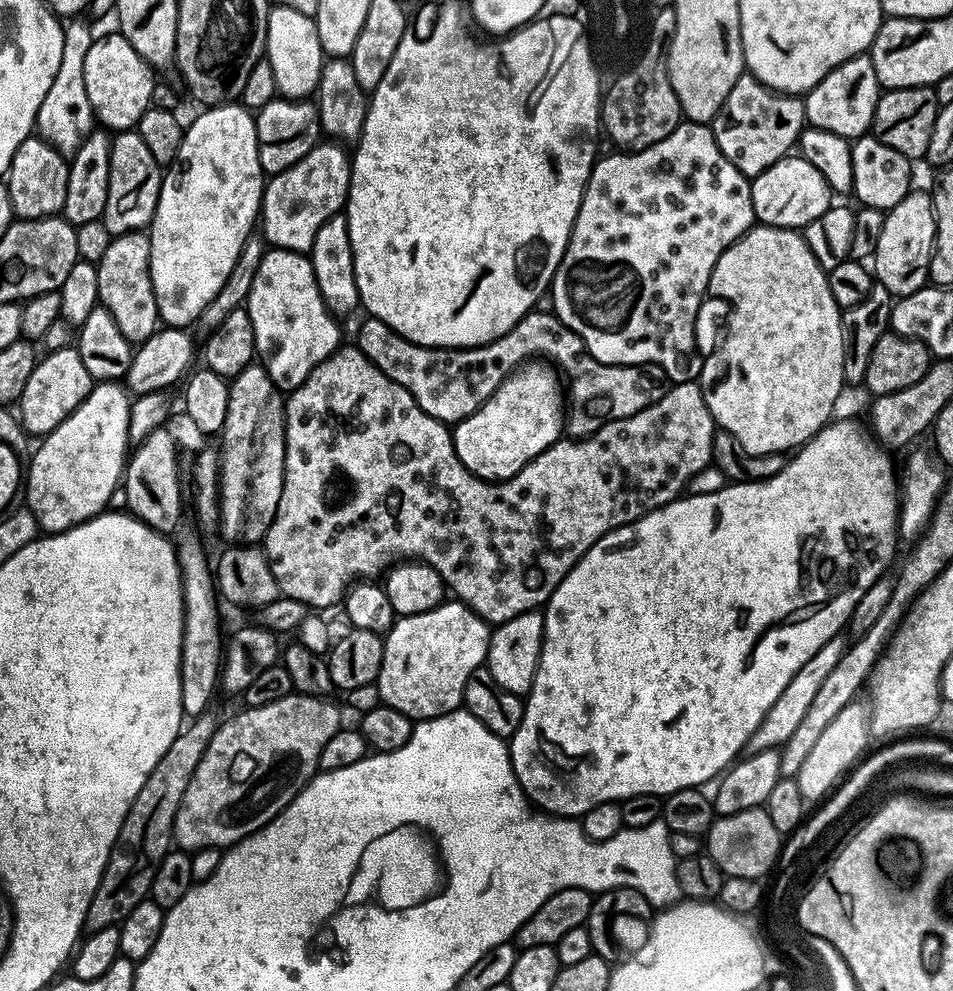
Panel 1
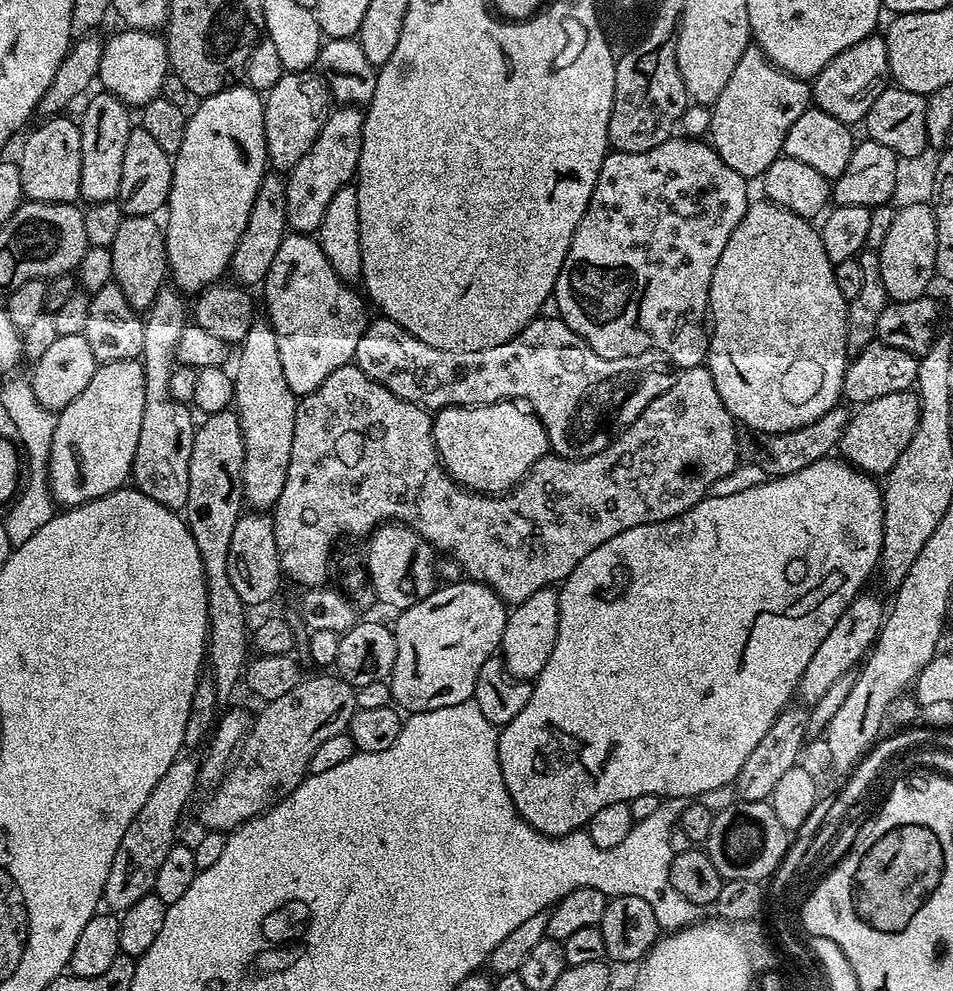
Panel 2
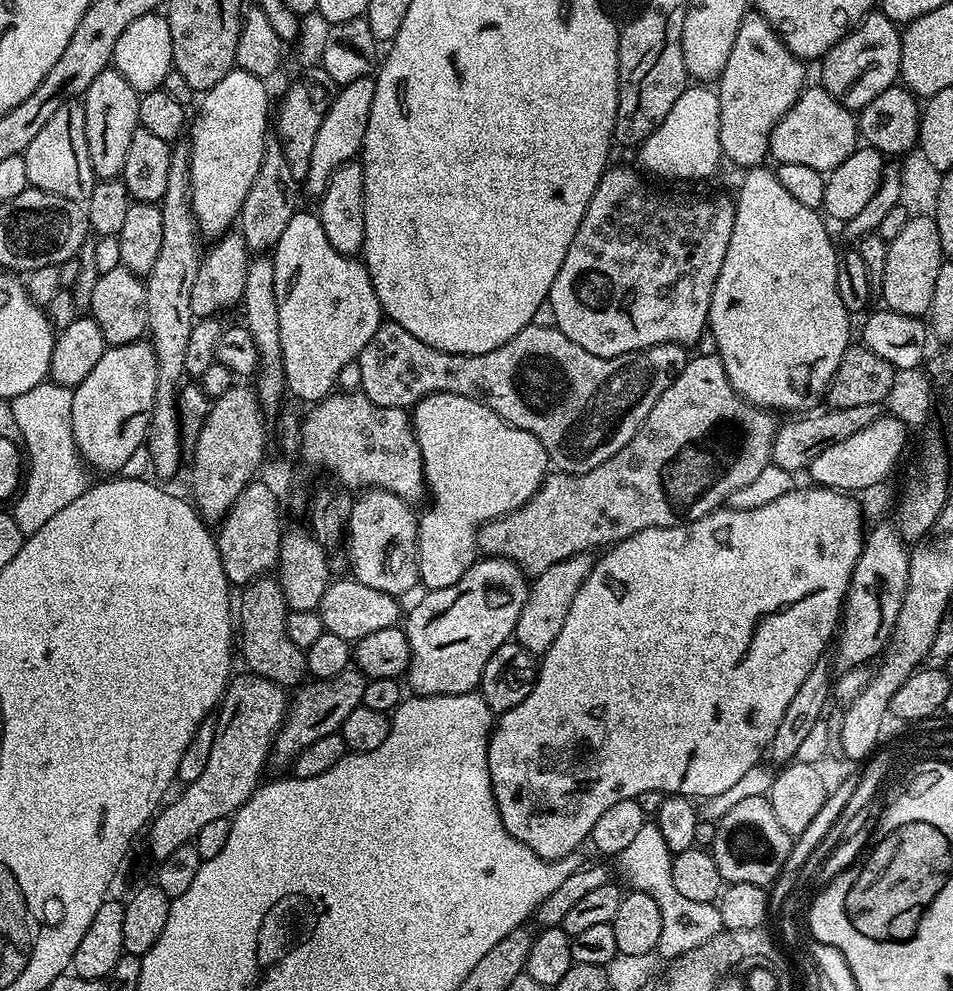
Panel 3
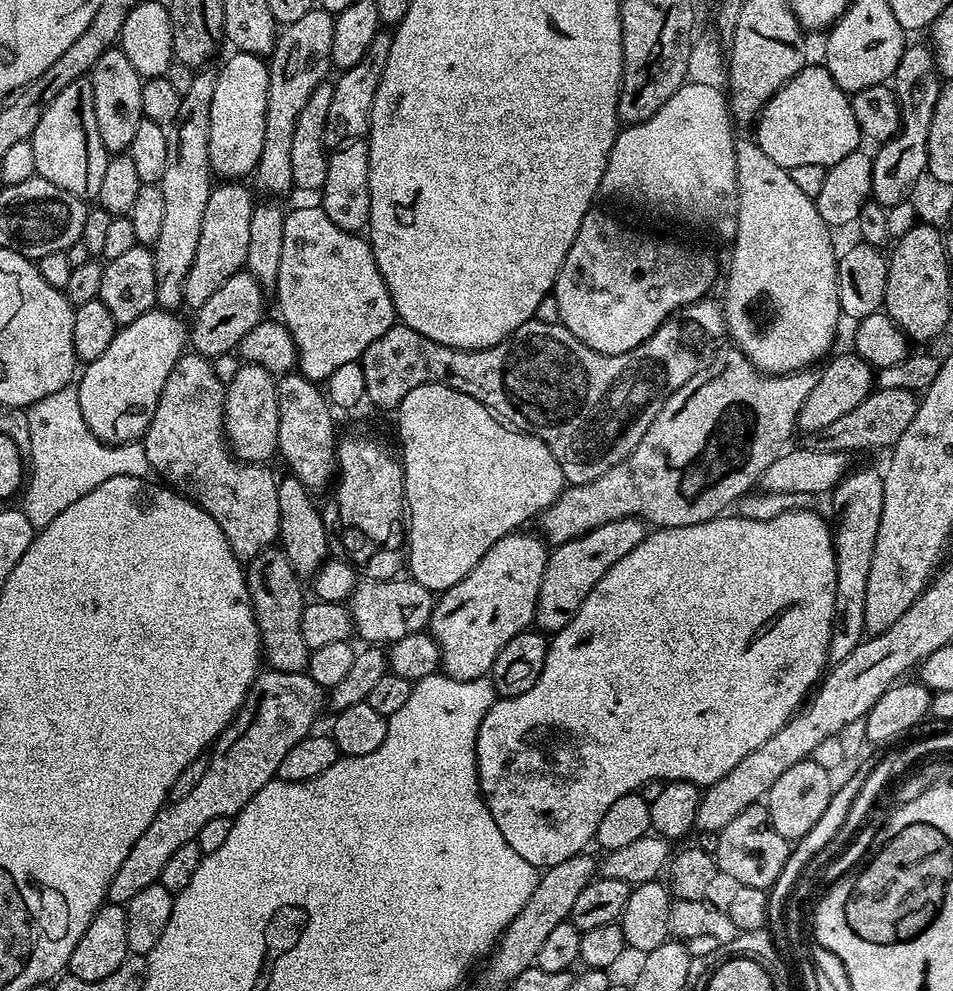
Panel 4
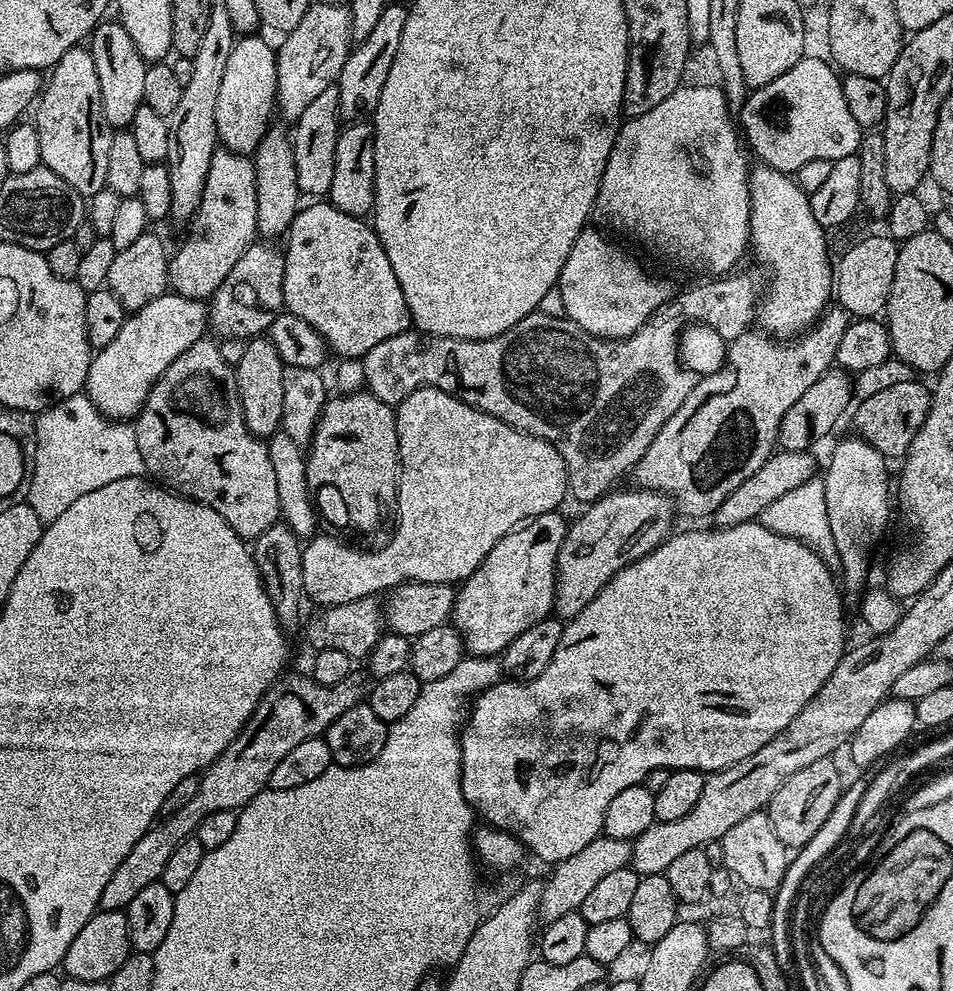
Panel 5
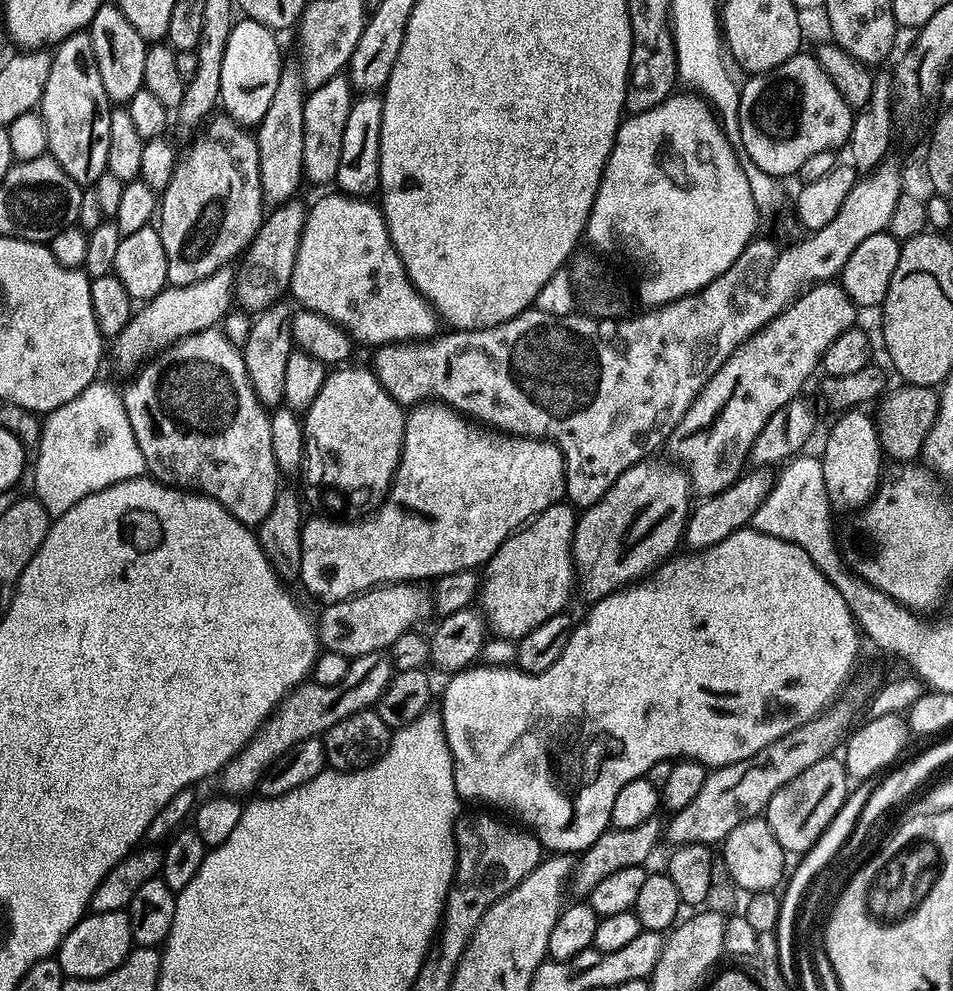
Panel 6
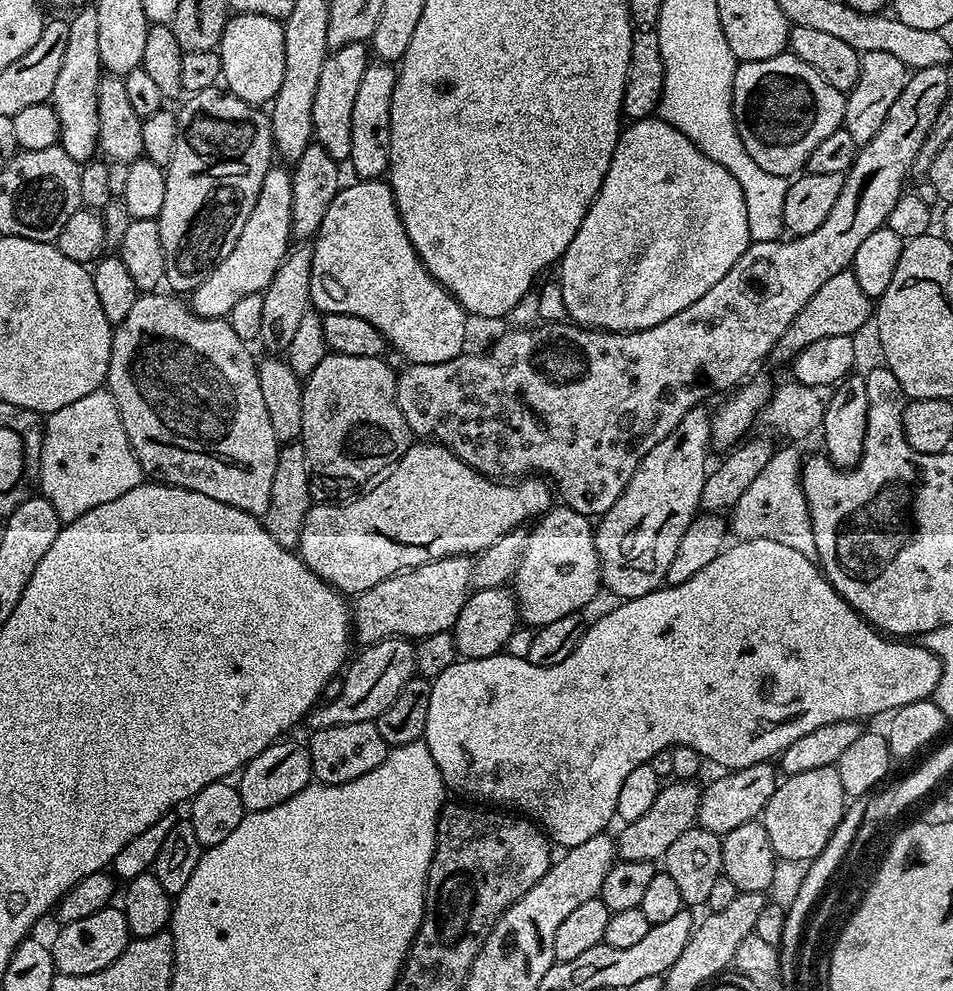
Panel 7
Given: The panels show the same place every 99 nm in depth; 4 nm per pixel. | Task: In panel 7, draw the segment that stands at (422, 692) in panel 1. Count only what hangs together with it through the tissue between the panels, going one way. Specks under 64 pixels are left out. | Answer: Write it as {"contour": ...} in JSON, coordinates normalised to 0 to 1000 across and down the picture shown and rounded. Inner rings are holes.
{"contour":[[[580,511],[566,522],[562,531],[559,537],[553,538],[554,546],[539,580],[545,625],[559,635],[612,616],[632,593],[625,539],[618,522],[595,511]]]}

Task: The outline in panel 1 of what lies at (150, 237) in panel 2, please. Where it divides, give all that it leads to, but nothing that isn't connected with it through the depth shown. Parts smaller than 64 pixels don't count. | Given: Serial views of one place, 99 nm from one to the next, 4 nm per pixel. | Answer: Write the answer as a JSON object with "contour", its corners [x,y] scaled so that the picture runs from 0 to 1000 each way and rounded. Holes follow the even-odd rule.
{"contour":[[[154,233],[133,234],[118,239],[111,256],[100,263],[103,272],[103,297],[105,307],[120,317],[128,337],[141,349],[156,343],[169,326],[168,314],[164,308],[164,298],[157,274],[157,244]]]}

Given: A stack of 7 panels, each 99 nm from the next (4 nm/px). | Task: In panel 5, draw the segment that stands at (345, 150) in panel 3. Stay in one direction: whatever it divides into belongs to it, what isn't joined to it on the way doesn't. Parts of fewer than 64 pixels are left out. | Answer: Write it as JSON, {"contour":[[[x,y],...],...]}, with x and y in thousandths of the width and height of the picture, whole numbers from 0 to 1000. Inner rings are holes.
{"contour":[[[408,2],[397,17],[391,32],[366,51],[357,72],[357,80],[350,86],[355,91],[357,116],[362,122],[373,122],[381,118],[378,117],[381,113],[393,114],[397,99],[401,99],[401,87],[405,87],[405,79],[409,76],[409,67],[413,67],[413,54],[418,54],[418,46],[425,43],[424,31],[427,33],[429,28],[428,8]]]}

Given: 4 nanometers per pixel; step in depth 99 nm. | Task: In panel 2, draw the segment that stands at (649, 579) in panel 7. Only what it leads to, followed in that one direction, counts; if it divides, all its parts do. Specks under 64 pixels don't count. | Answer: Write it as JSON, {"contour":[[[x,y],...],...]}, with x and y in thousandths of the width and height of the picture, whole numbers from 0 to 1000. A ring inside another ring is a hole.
{"contour":[[[582,592],[570,593],[565,595],[565,599],[556,599],[552,607],[540,610],[534,617],[523,658],[531,676],[539,685],[558,688],[565,680],[569,680],[569,672],[577,668],[577,656],[581,656],[581,648],[586,644],[587,623],[588,598]]]}

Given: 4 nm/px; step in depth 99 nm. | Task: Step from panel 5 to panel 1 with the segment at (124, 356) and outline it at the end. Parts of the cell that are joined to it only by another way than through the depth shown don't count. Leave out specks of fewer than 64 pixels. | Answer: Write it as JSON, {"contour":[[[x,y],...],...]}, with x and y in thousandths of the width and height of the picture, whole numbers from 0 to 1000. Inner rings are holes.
{"contour":[[[101,385],[98,386],[94,398],[90,398],[90,402],[86,407],[70,420],[61,431],[51,436],[37,449],[34,464],[27,469],[27,496],[29,492],[29,505],[27,511],[33,514],[38,525],[42,528],[43,534],[47,538],[54,539],[57,537],[68,537],[78,531],[82,531],[86,527],[90,527],[94,523],[104,521],[106,517],[114,512],[113,509],[118,505],[118,499],[123,499],[124,493],[128,488],[128,481],[136,459],[136,449],[134,447],[134,435],[136,434],[136,416],[139,414],[140,401],[136,399],[133,391],[126,385]]]}

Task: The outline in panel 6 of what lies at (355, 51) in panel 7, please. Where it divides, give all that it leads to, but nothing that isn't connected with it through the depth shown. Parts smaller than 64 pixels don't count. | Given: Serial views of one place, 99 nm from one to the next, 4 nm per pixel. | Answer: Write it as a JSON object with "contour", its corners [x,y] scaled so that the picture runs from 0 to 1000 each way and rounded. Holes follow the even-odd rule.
{"contour":[[[358,75],[326,90],[319,103],[319,138],[317,139],[317,163],[320,179],[332,186],[345,186],[355,176],[355,163],[359,163],[359,135],[363,132],[363,119],[367,119],[367,107],[371,100],[369,83]]]}

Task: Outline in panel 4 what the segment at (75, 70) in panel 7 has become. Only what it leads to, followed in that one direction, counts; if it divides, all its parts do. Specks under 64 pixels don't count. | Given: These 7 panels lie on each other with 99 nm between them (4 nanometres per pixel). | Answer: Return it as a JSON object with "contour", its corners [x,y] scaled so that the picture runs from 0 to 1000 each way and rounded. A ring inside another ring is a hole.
{"contour":[[[91,80],[79,81],[46,109],[33,137],[38,177],[57,184],[61,192],[92,204],[101,199],[113,166],[114,151],[108,146],[100,118],[99,95]]]}

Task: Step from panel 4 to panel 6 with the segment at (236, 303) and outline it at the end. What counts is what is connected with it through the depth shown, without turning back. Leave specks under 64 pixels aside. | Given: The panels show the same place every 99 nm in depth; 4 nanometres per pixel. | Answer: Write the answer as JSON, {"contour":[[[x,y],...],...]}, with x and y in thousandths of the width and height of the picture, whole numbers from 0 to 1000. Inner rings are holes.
{"contour":[[[315,200],[301,202],[300,205],[286,209],[278,217],[269,239],[258,252],[261,258],[256,264],[257,270],[253,276],[251,274],[246,285],[246,299],[251,310],[261,316],[272,317],[305,292],[315,237],[322,226],[322,220],[323,210]]]}

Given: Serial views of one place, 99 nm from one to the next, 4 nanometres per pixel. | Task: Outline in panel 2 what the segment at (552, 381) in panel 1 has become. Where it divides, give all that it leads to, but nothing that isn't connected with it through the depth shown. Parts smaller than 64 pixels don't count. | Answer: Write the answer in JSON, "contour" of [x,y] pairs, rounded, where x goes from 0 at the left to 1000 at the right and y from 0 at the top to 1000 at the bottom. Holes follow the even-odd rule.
{"contour":[[[536,404],[524,408],[501,408],[498,412],[464,412],[456,417],[453,437],[466,472],[488,492],[505,498],[528,498],[537,495],[555,476],[560,466],[576,459],[575,435],[562,417]]]}

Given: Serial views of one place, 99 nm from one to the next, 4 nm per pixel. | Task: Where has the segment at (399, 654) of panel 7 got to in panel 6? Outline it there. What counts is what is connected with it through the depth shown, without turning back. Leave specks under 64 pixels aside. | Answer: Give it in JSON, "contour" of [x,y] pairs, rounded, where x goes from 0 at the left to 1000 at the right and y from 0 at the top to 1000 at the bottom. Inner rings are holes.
{"contour":[[[406,657],[389,658],[373,663],[366,669],[362,683],[353,691],[336,691],[320,688],[310,697],[295,706],[278,727],[277,732],[262,745],[262,749],[239,772],[233,776],[235,783],[234,798],[239,801],[260,799],[270,794],[273,782],[292,766],[300,757],[313,753],[318,747],[329,747],[339,744],[350,729],[359,729],[359,725],[367,725],[367,720],[387,717],[396,708],[405,692],[411,686],[413,666]]]}

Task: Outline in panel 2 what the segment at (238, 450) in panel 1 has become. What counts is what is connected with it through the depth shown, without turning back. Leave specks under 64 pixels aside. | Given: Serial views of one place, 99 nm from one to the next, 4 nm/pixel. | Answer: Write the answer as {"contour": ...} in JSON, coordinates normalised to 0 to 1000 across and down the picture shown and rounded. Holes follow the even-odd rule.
{"contour":[[[267,325],[262,329],[262,333],[258,335],[258,341],[250,349],[252,360],[248,363],[248,371],[246,370],[246,415],[249,422],[252,423],[254,442],[257,450],[257,464],[254,470],[253,486],[255,488],[255,508],[264,515],[284,515],[289,513],[292,503],[296,498],[296,490],[300,490],[300,478],[304,470],[304,454],[308,450],[308,422],[311,421],[311,409],[313,402],[304,394],[304,390],[300,390],[300,377],[296,377],[296,361],[292,361],[292,345],[285,336],[285,328],[280,325]]]}

